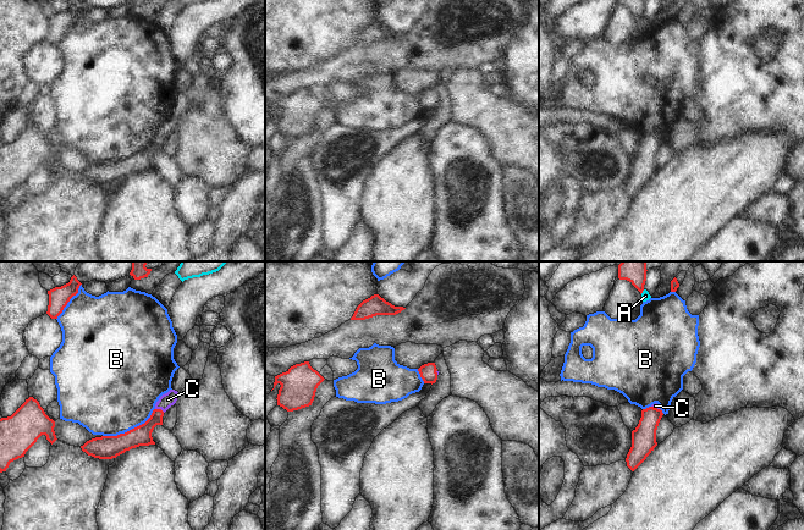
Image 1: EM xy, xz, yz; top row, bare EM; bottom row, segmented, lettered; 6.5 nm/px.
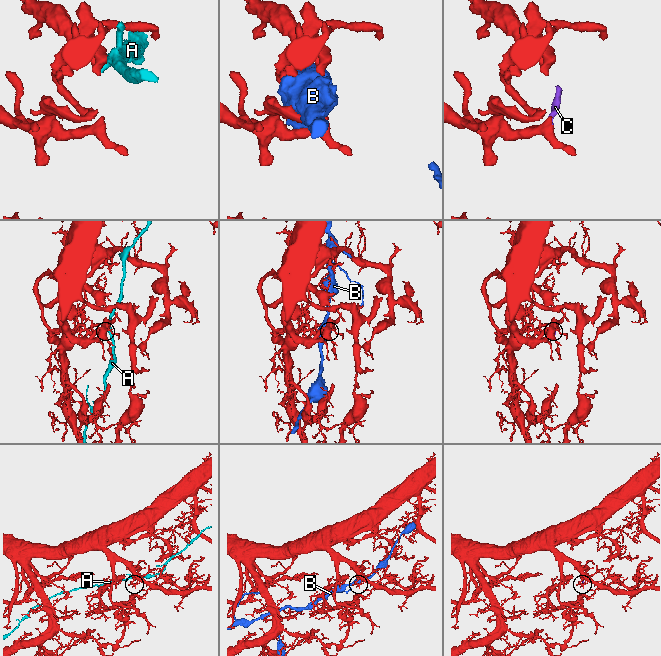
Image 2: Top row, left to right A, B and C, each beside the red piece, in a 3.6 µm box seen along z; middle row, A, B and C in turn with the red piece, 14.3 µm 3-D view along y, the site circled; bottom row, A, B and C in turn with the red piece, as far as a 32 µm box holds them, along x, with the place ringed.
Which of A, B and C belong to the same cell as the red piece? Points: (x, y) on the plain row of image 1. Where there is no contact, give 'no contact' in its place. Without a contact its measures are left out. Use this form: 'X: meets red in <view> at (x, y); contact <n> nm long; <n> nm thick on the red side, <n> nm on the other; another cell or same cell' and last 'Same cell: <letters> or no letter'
A: meets red in yz at (642, 18); contact 40 nm long; 100 nm thick on the red side, 60 nm on the other; another cell
B: meets red in xy at (130, 156); contact 400 nm long; 160 nm thick on the red side, 500 nm on the other; another cell
C: meets red in xy at (160, 136); contact 70 nm long; 130 nm thick on the red side, 90 nm on the other; same cell
Same cell: C

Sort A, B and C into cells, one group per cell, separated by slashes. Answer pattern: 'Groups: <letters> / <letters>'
Groups: A / B / C

